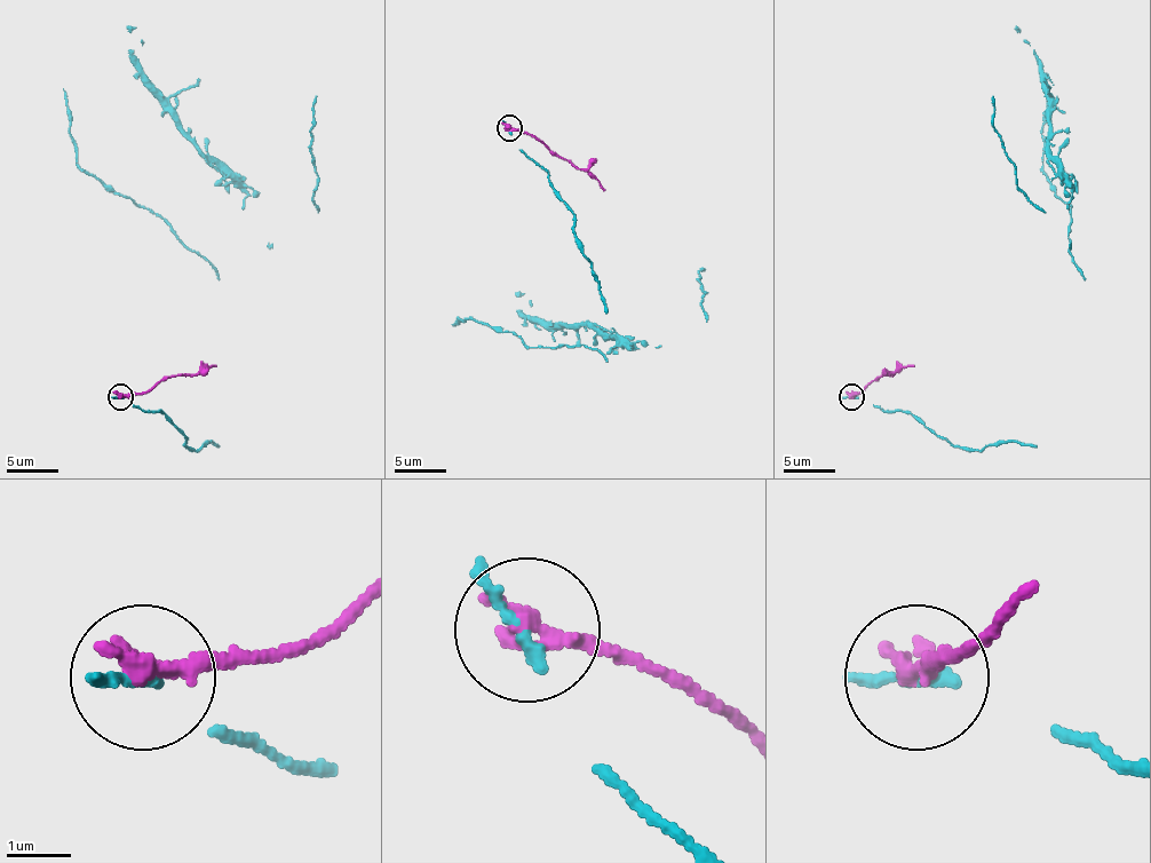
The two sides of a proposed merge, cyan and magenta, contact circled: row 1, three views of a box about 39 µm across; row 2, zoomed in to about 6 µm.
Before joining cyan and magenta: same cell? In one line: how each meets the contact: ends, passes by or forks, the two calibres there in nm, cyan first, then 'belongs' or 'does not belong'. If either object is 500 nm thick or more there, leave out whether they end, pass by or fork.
cyan ends | magenta ends | 240/360 nm | does not belong

